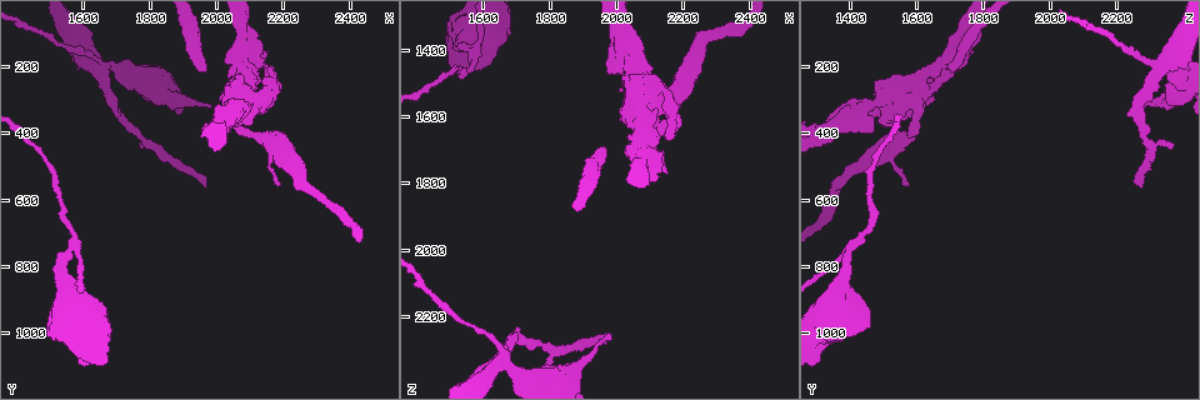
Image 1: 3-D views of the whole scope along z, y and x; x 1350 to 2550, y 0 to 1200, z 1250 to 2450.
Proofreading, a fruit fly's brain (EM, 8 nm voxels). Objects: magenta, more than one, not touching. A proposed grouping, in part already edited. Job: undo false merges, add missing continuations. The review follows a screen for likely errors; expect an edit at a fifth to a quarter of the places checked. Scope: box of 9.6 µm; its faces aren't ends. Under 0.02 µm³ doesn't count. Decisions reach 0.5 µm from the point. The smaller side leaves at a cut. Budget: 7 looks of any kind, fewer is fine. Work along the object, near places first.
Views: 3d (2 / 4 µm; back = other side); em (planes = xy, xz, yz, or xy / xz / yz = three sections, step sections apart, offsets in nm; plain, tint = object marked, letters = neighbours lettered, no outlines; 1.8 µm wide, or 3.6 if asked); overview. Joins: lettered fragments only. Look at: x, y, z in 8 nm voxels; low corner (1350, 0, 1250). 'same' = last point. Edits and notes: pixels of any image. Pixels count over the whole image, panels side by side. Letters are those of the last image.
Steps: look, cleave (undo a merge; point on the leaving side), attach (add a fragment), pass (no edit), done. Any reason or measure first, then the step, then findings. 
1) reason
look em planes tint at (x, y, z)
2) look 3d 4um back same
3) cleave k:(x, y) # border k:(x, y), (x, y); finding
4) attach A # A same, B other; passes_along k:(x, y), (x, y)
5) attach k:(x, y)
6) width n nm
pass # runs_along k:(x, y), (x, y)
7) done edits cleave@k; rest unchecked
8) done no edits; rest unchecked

stops while still wide
look em 3.6um planes letters at (2120, 100, 1780)

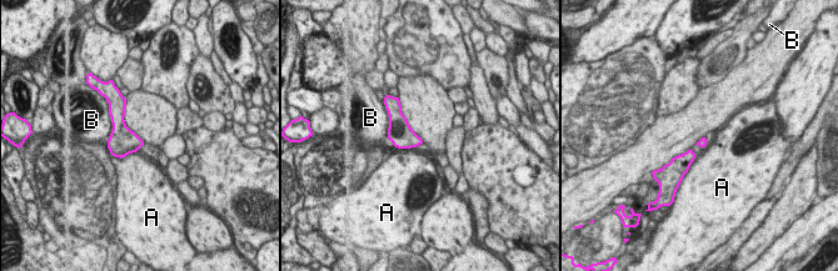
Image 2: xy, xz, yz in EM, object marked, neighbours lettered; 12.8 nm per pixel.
pass # A other, B other; none of them fits

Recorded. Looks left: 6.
thin end
look em 3.6um planes letters at (1780, 440, 2370)

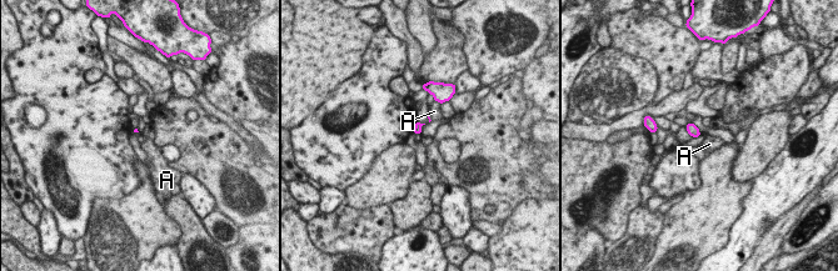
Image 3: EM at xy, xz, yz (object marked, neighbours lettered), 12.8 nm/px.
pass # A other; border 3:(434, 100), (440, 103); none of them fits

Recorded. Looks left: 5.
stops while still wide
look 3d 4um at (2010, 310, 1610)

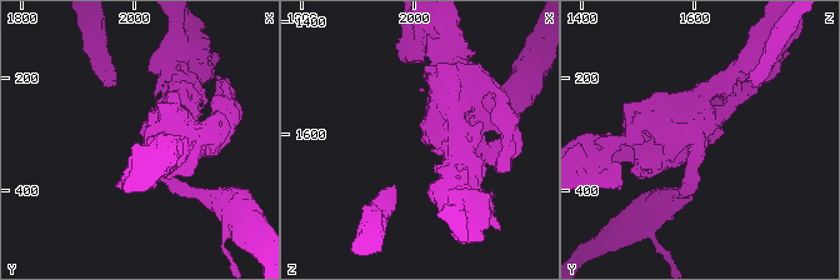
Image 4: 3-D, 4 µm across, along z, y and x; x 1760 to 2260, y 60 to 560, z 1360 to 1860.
now the EM
look em planes tint at (2015, 310, 1605)

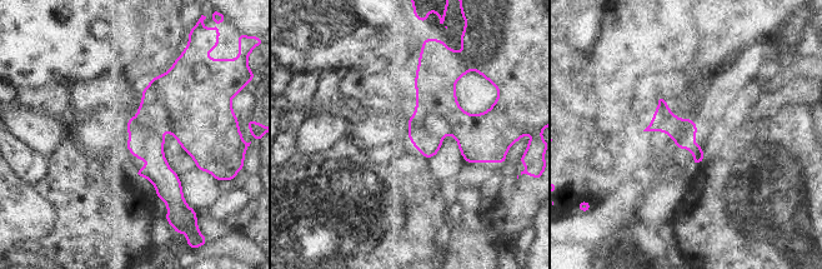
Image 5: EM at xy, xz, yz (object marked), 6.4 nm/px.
look em planes letters same

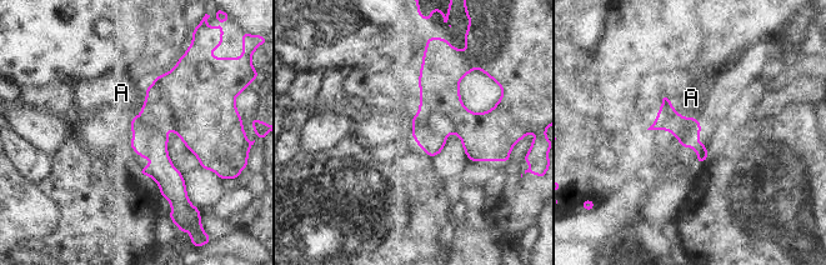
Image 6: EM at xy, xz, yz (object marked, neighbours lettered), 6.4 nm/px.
cleave 6:(431, 136) # A other; border 6:(419, 111), (441, 124), (447, 133); two neurons meet here

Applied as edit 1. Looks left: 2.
done edits cleave@6; rest unchecked

